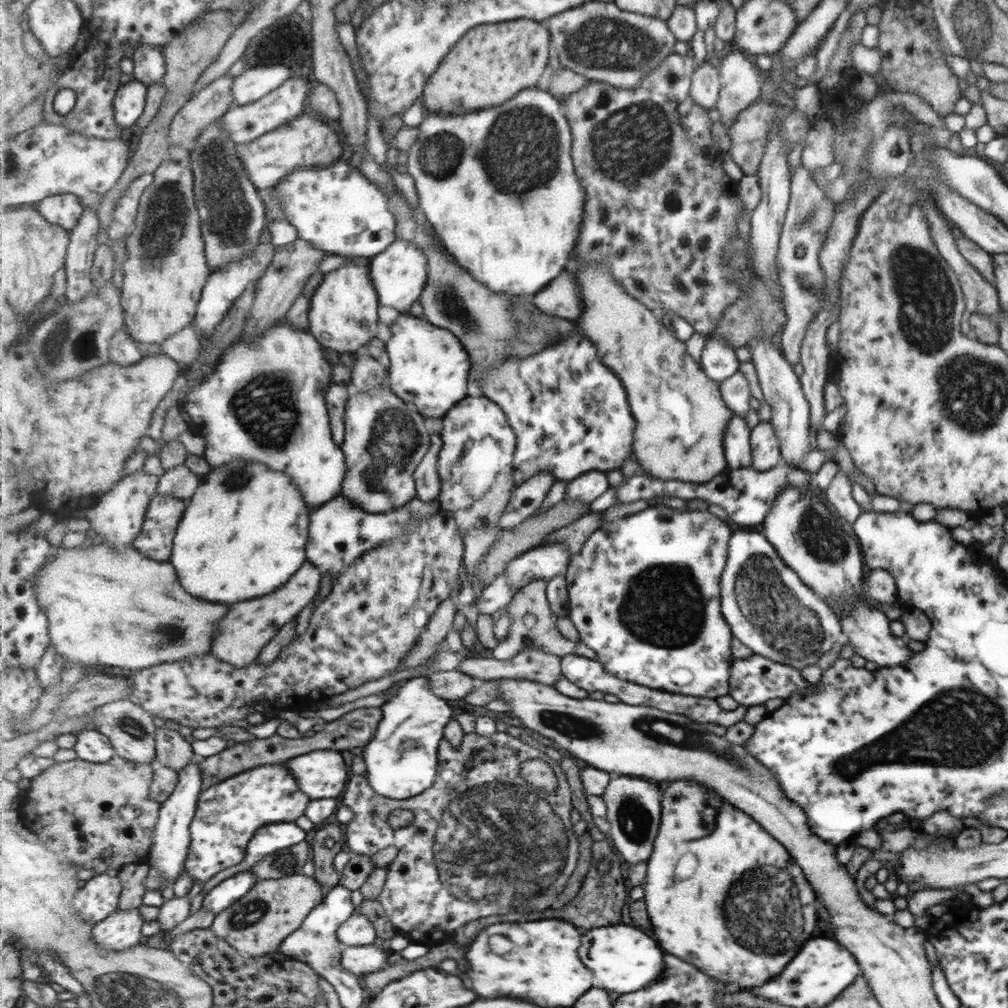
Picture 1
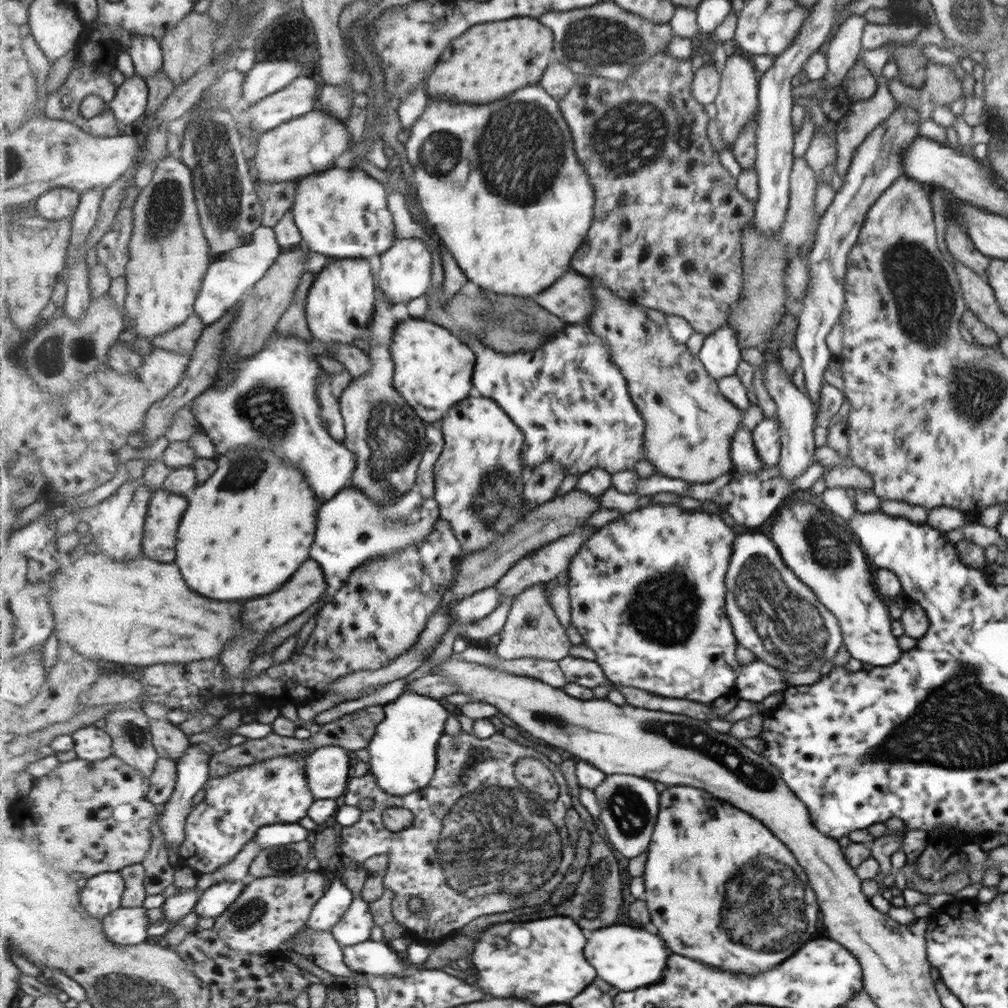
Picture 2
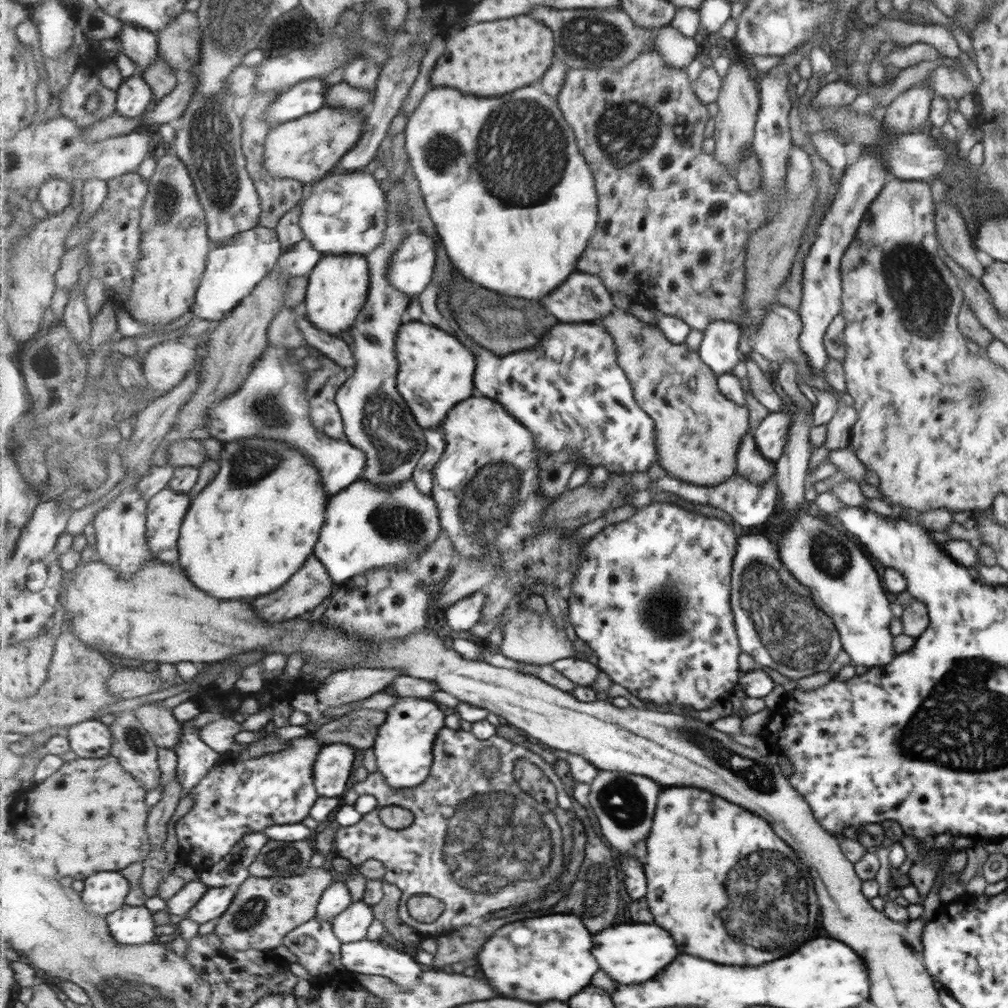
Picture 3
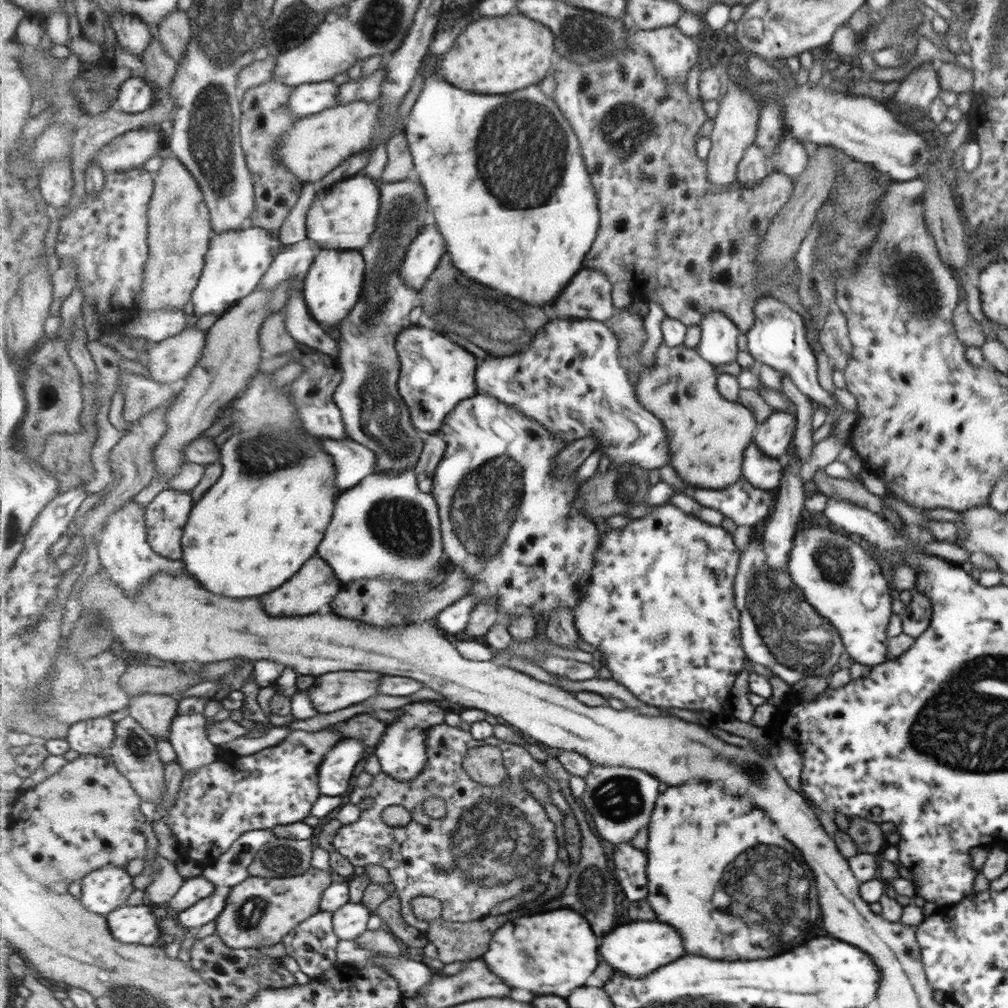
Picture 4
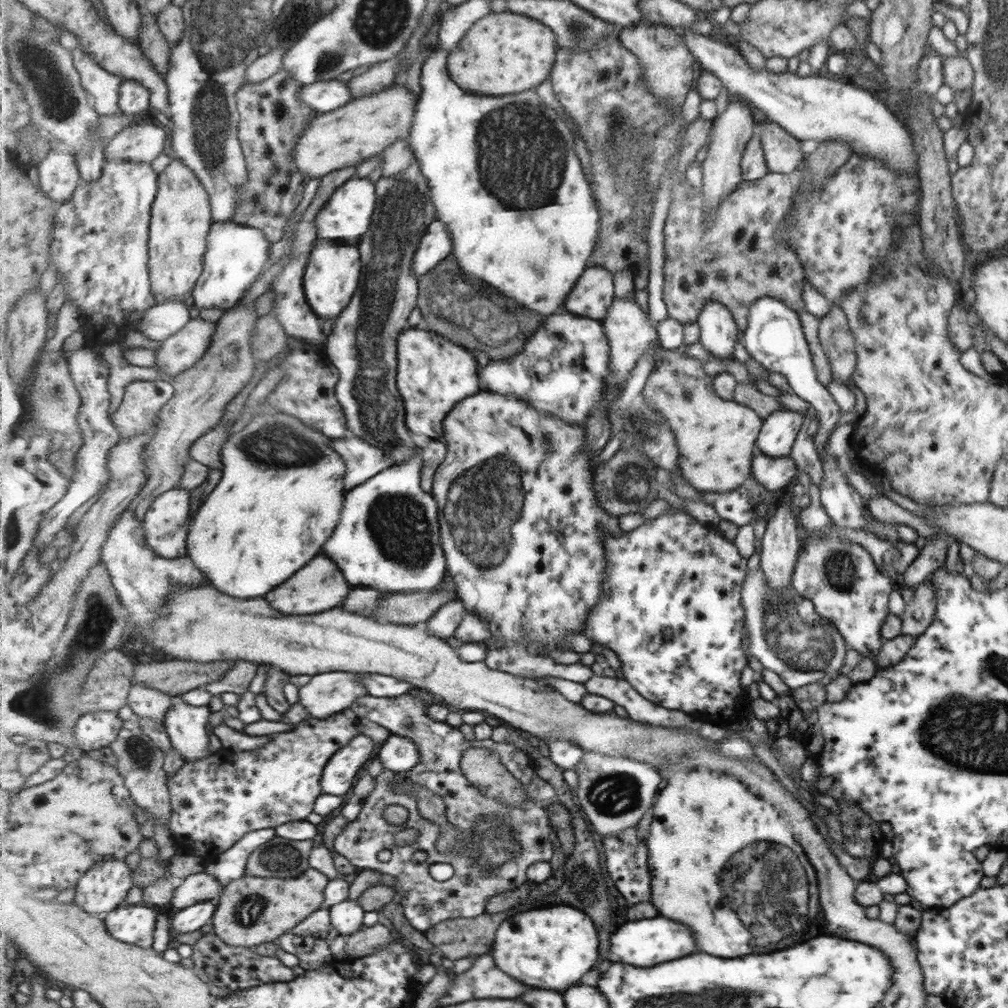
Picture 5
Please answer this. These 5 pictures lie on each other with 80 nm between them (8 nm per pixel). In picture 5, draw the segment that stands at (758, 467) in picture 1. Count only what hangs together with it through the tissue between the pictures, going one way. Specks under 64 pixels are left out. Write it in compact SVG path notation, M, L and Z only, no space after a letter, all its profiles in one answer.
M789 410L773 411L763 419L760 436L757 436L757 448L765 456L787 457L791 444L796 442L801 428L801 414Z

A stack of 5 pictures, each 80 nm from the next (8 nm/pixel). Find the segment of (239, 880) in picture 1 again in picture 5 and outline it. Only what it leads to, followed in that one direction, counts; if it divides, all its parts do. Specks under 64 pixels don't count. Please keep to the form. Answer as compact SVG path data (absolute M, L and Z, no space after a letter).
M221 886L218 897L211 900L217 901L217 904L211 904L210 901L206 901L180 911L177 910L172 918L173 937L175 937L175 934L197 932L197 930L201 930L203 926L211 924L215 912L217 912L217 908L219 908L219 898L223 896L225 887L226 886Z

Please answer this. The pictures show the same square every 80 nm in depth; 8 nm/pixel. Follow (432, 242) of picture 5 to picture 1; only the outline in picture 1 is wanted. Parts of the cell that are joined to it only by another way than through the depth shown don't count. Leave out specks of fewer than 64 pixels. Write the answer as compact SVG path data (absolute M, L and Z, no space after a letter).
M396 239L385 252L371 258L369 265L372 268L373 282L380 296L380 304L407 312L417 300L420 300L429 276L429 257L421 247L408 240Z

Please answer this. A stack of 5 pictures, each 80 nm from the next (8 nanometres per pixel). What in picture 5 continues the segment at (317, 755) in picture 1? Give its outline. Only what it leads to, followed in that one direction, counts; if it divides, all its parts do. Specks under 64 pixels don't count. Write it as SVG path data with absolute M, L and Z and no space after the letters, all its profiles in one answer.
M361 733L336 752L324 770L321 781L323 791L335 796L347 794L353 788L359 770L371 762L371 758L375 758L375 743L370 736Z

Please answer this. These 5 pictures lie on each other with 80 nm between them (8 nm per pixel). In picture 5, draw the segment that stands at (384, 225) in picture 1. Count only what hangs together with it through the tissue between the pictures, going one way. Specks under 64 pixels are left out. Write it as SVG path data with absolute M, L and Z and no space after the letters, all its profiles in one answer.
M367 177L349 179L333 193L331 199L325 203L325 207L318 214L316 220L318 239L333 239L345 245L359 246L360 240L372 226L377 204L376 183L373 184Z

